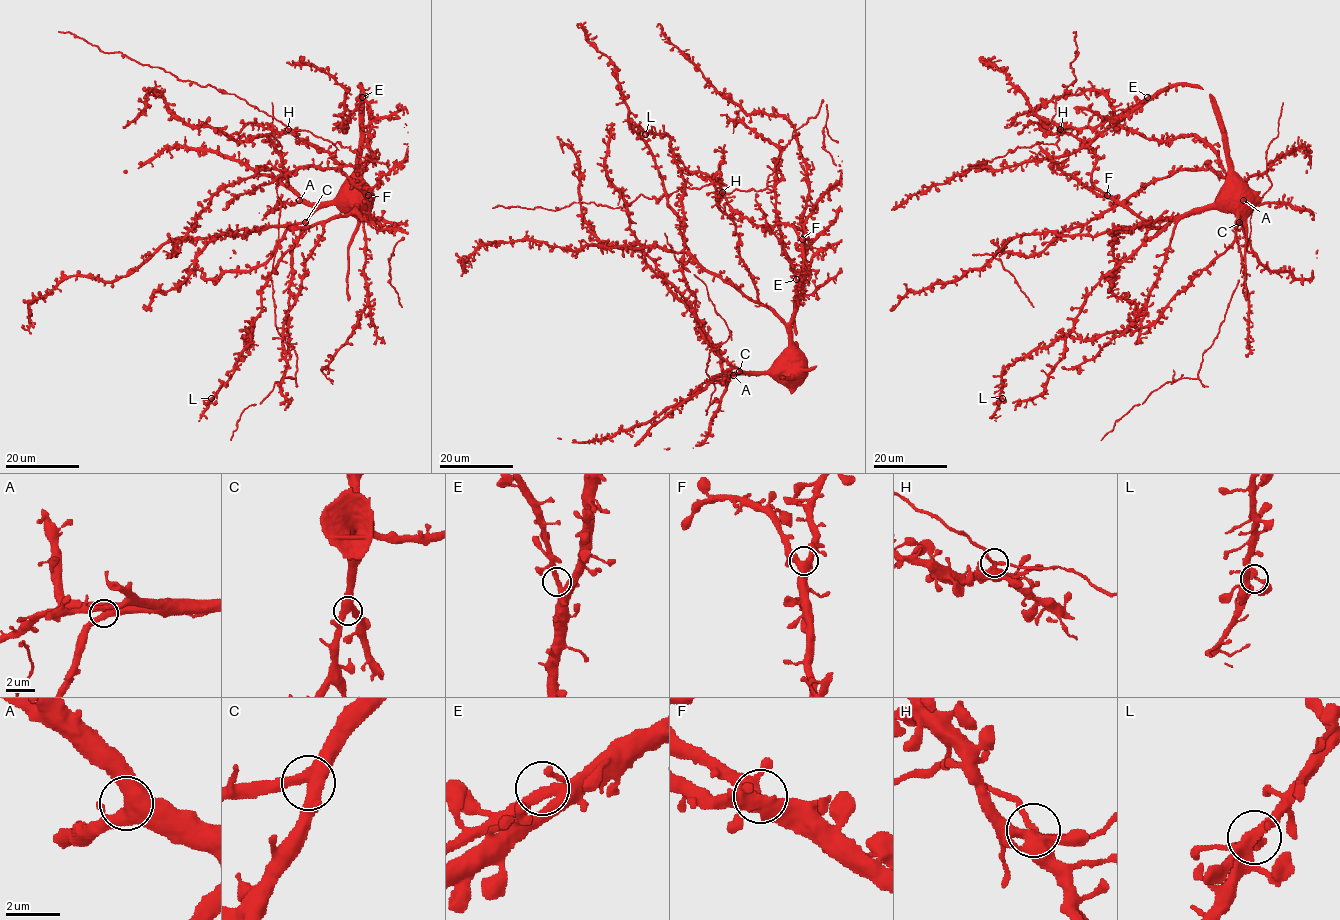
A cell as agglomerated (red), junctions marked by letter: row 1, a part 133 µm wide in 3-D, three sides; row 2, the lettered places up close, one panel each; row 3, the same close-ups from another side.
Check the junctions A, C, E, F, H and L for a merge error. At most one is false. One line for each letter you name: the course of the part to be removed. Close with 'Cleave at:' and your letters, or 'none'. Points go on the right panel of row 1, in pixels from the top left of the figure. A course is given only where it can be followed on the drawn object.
Cleave at: none

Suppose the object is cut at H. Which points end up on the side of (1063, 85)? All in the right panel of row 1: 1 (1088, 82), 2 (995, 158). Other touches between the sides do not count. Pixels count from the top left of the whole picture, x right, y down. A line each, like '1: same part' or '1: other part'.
1: other part
2: same part

